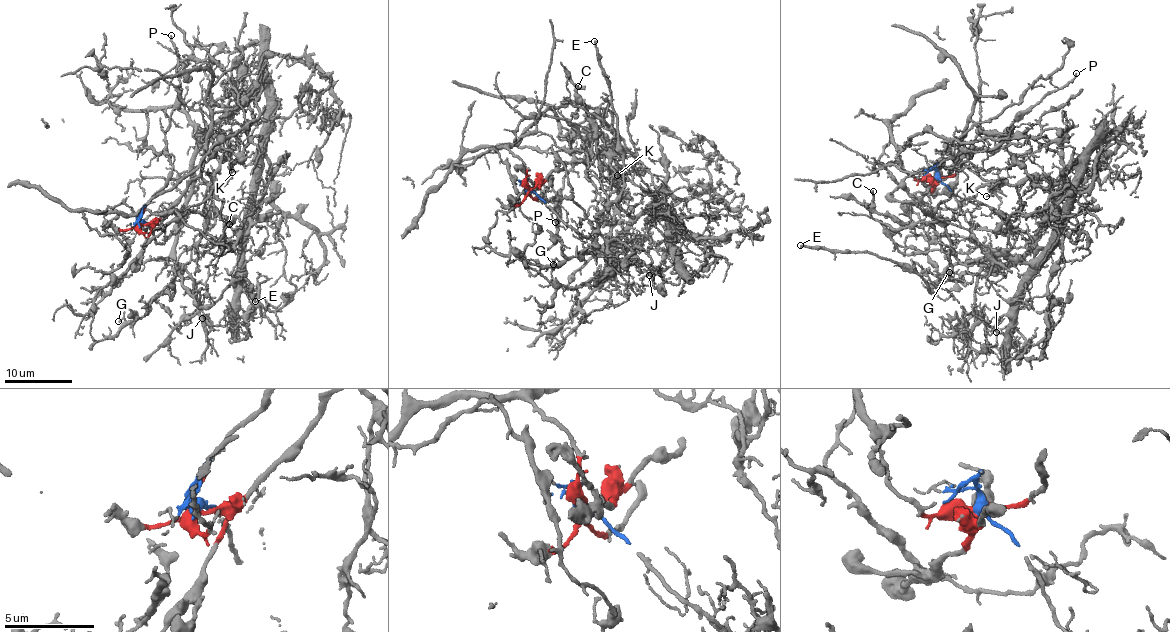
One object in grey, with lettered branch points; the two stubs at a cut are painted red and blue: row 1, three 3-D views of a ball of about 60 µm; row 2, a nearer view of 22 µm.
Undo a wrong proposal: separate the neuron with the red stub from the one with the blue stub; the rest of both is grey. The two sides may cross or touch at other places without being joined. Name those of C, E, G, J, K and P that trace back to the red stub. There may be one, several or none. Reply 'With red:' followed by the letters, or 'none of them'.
With red: C, P

